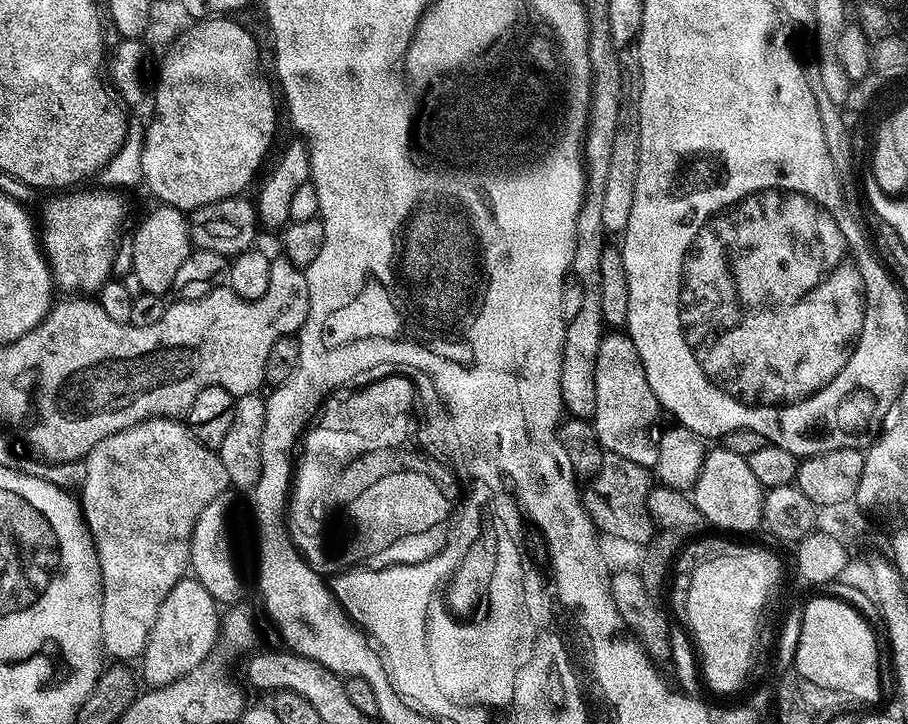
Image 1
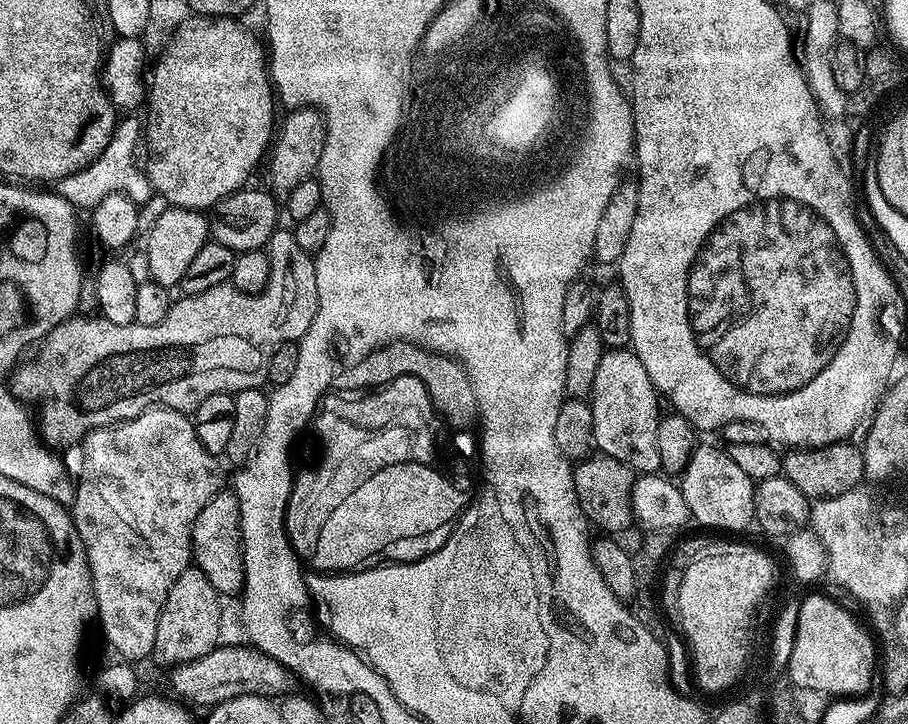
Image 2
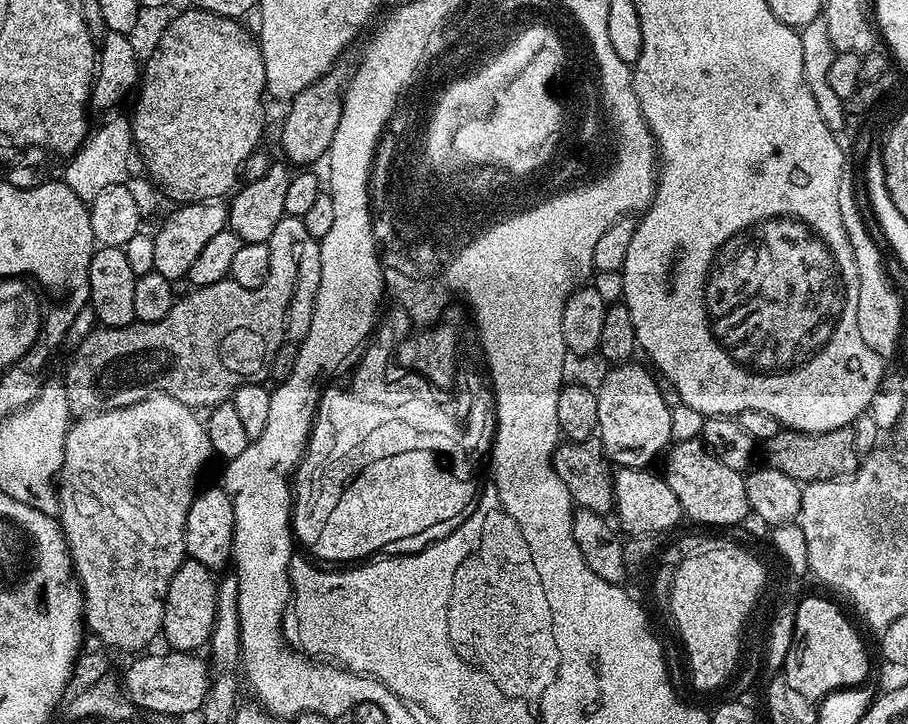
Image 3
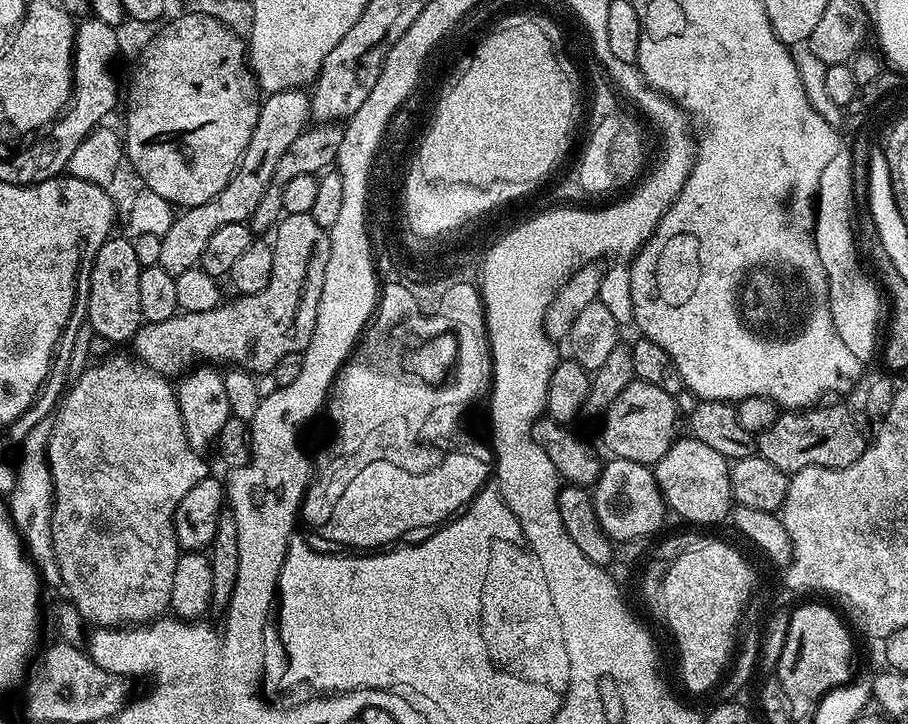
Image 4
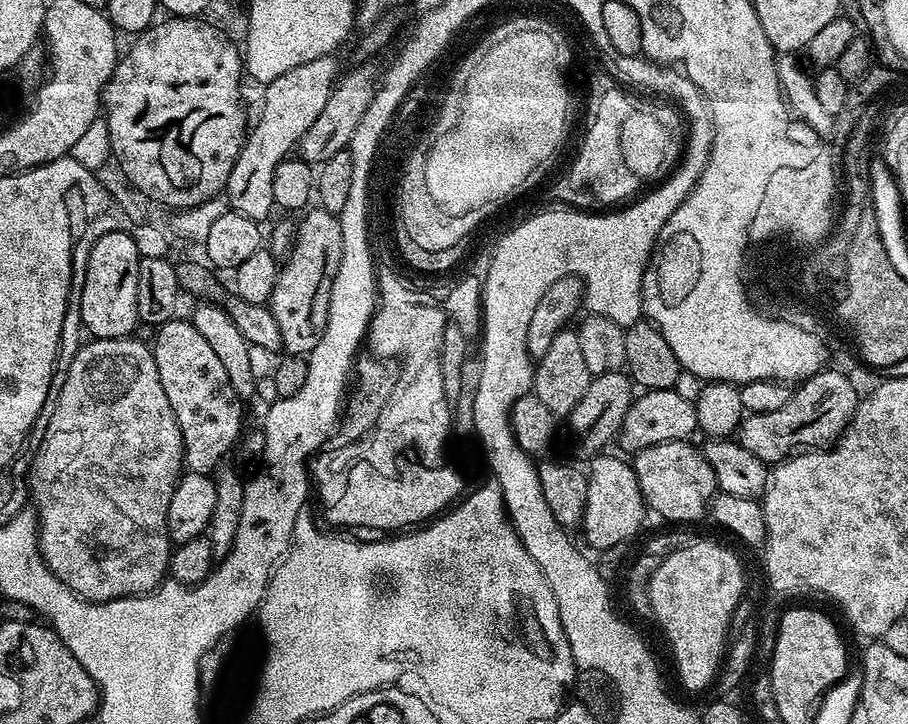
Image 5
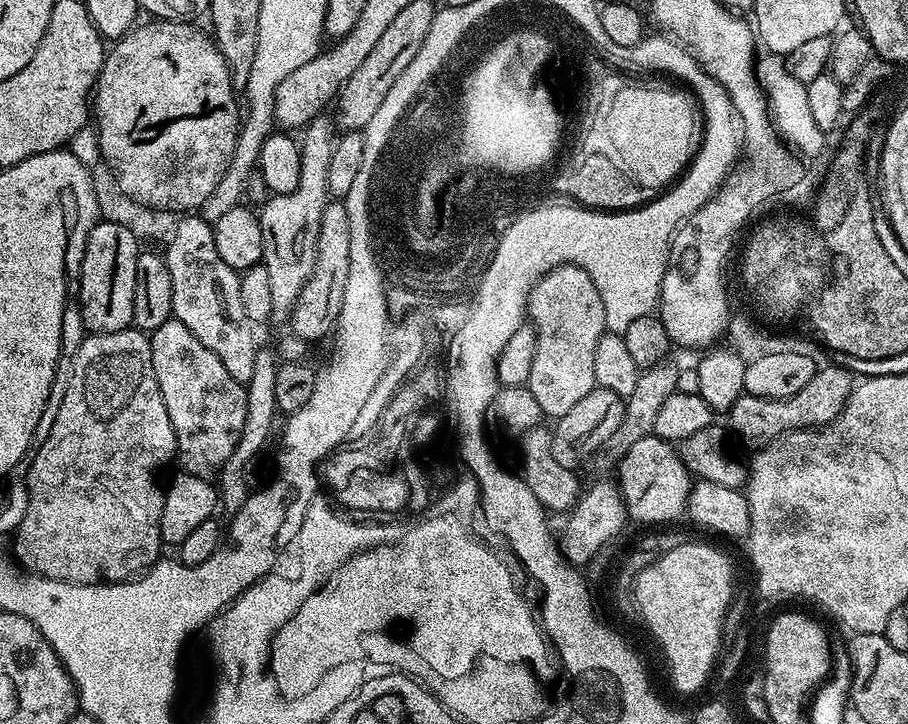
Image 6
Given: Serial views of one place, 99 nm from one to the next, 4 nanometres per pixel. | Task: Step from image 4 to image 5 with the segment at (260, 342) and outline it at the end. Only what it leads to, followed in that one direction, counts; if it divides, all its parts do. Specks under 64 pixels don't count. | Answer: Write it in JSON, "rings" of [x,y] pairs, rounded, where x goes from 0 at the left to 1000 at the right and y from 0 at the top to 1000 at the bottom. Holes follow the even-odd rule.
{"rings":[[[351,285],[340,286],[330,301],[330,311],[327,308],[324,315],[322,345],[308,365],[306,390],[302,390],[297,427],[309,457],[312,485],[338,493],[355,472],[359,456],[363,401],[377,362],[377,312],[371,294]]]}

